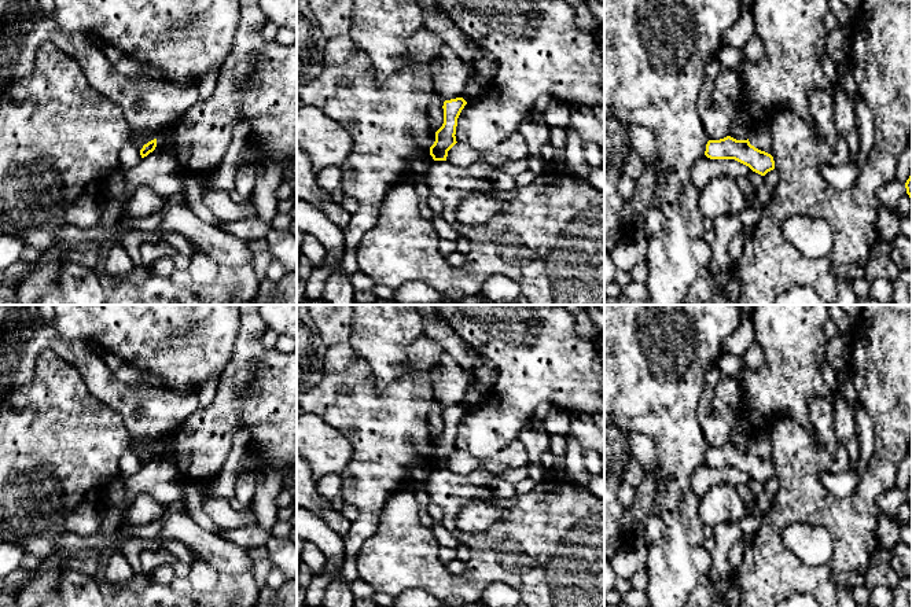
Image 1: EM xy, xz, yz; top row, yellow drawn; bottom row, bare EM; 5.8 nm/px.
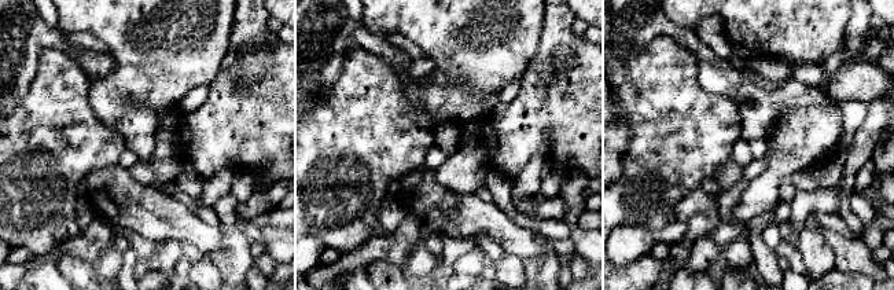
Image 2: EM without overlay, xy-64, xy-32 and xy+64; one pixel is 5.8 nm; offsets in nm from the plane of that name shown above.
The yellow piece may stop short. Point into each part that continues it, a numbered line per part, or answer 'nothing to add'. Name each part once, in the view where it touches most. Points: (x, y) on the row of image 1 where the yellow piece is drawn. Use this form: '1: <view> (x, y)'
nothing to add

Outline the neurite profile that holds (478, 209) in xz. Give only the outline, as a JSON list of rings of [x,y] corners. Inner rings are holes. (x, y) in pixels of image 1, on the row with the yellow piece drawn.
[[[474,194],[459,205],[456,218],[466,225],[482,225],[500,213],[503,207],[504,202],[488,194]]]

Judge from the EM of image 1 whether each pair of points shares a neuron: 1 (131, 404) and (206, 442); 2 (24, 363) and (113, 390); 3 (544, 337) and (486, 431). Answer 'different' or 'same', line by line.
1: different
2: same
3: same

